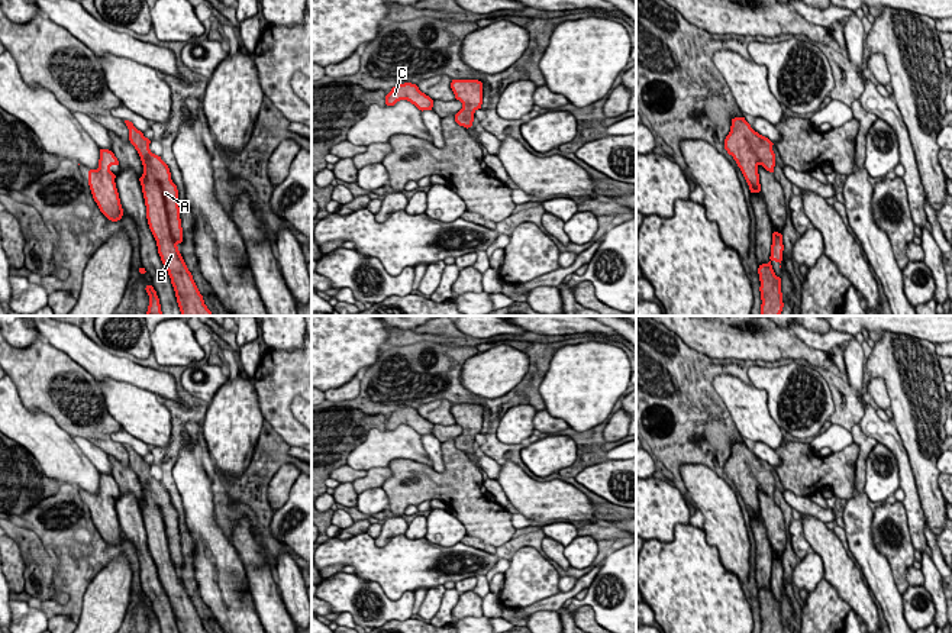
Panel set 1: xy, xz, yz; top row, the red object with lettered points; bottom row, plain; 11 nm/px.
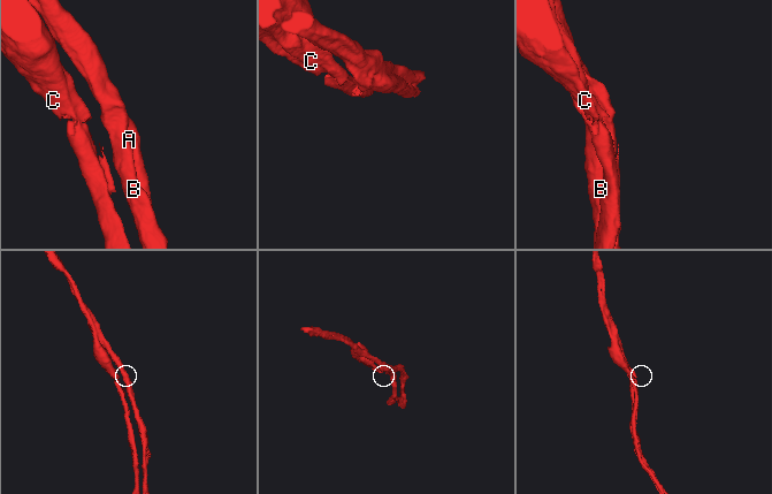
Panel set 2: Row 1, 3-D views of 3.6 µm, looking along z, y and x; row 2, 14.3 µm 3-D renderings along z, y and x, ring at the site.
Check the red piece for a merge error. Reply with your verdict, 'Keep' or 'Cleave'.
Keep

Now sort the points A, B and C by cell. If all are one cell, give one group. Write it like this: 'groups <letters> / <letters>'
groups A B C

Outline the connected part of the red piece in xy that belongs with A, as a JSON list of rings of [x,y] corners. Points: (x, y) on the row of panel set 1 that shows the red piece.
[[[125,120],[129,141],[138,151],[143,174],[139,178],[146,206],[149,229],[156,240],[158,253],[171,278],[181,316],[213,316],[204,304],[178,243],[183,227],[178,207],[178,190],[171,180],[168,165],[149,149],[151,141],[132,122]]]

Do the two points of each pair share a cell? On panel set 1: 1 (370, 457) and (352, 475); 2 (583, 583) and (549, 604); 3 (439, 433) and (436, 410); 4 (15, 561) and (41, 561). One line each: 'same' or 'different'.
1: different
2: same
3: same
4: different

